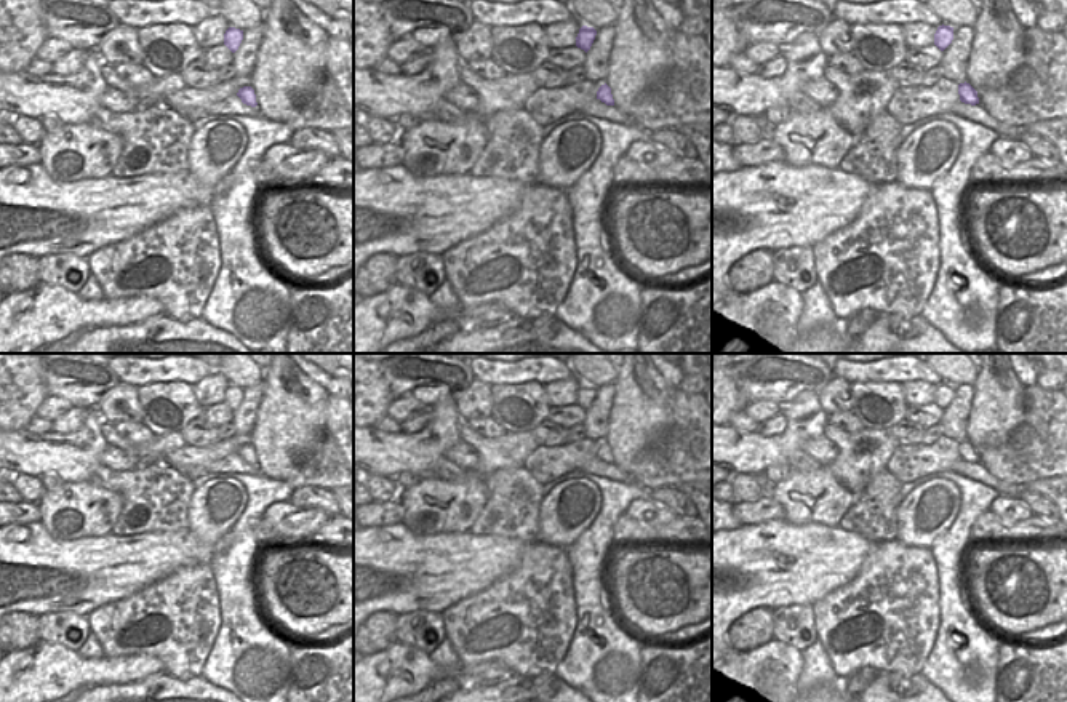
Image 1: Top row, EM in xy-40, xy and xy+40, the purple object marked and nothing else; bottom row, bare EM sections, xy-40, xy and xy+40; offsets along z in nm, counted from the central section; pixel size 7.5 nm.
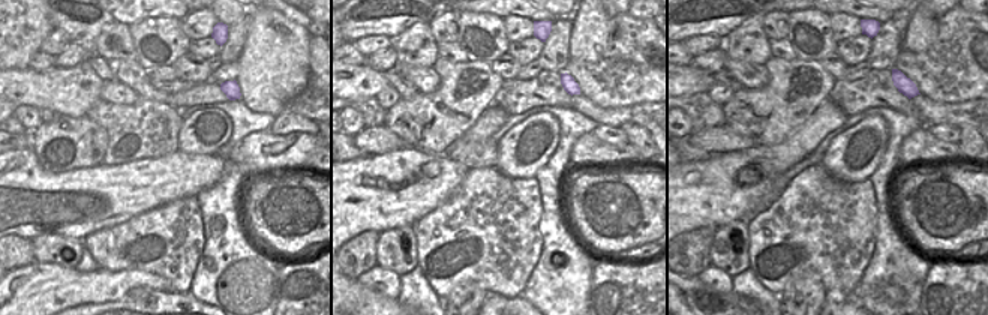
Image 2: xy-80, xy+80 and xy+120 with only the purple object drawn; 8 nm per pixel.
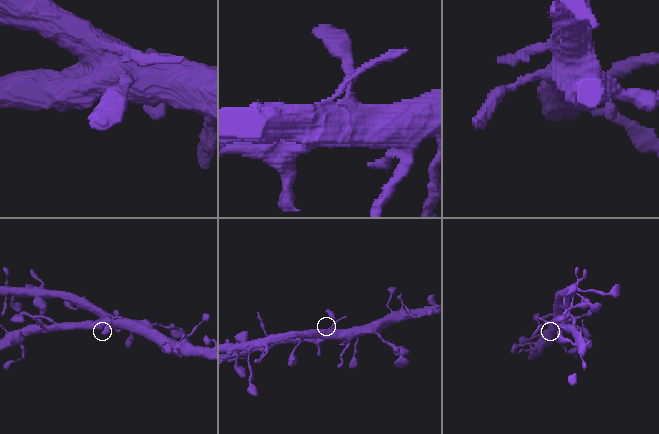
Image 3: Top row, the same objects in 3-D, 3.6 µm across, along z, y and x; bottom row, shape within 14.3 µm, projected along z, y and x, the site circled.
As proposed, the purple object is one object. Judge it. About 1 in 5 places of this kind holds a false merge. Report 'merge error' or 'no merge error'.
no merge error

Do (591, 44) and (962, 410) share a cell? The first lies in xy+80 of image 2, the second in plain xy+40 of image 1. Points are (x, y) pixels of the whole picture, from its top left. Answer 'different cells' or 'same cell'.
different cells

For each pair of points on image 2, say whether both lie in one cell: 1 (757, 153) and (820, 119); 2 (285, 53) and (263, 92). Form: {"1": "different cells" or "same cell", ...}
{"1": "same cell", "2": "same cell"}

